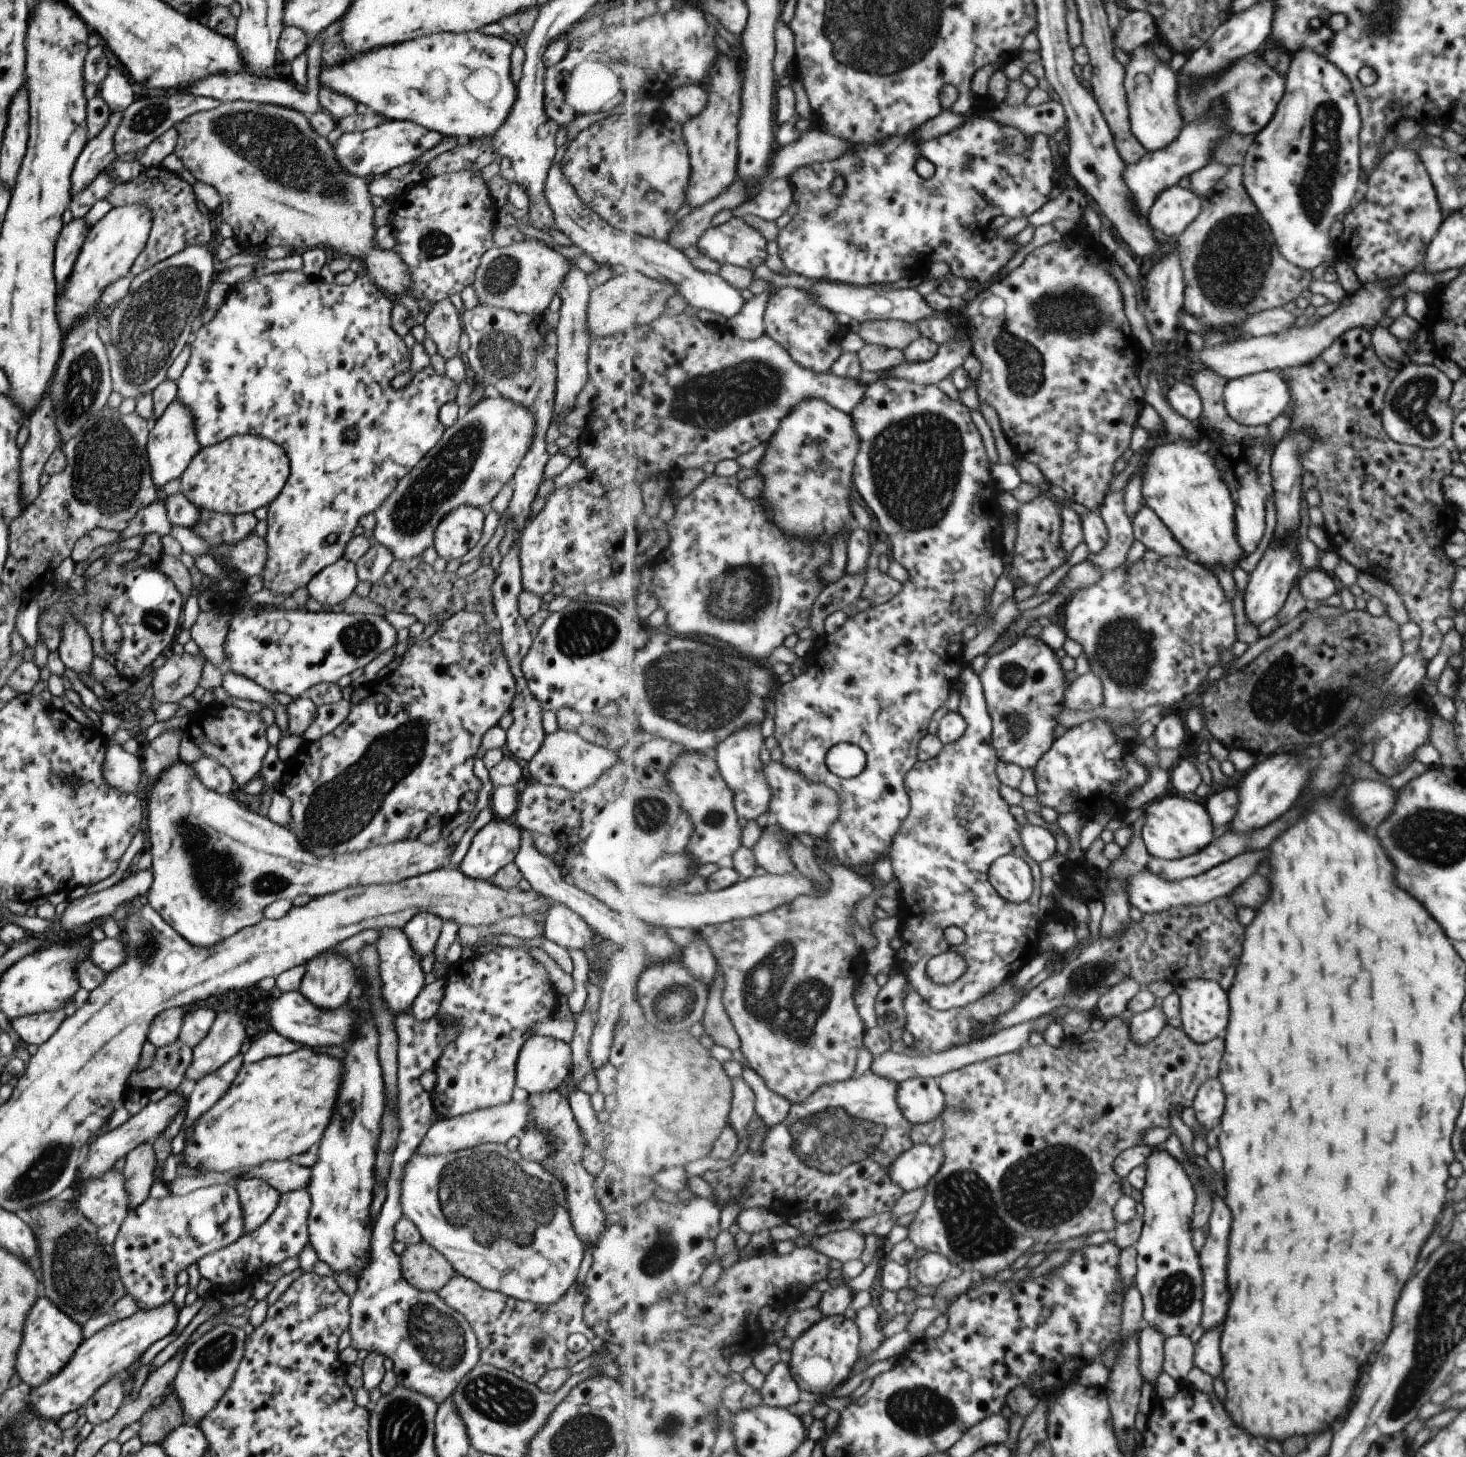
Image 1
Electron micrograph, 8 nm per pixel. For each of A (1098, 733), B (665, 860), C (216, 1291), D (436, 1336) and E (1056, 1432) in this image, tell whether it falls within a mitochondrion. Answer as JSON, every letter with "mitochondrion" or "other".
{"A":"other","B":"other","C":"other","D":"mitochondrion","E":"other"}

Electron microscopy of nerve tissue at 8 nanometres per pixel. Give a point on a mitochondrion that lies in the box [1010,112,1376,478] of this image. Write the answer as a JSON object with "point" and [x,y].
{"point":[1235,257]}

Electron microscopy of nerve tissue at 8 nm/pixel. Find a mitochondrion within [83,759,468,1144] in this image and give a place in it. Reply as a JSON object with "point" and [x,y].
{"point":[214,871]}

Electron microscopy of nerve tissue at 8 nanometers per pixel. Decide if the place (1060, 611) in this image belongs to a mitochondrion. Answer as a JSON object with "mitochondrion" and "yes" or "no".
{"mitochondrion":"no"}

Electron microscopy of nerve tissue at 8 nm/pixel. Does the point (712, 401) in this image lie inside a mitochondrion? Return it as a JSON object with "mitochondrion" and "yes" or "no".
{"mitochondrion":"yes"}

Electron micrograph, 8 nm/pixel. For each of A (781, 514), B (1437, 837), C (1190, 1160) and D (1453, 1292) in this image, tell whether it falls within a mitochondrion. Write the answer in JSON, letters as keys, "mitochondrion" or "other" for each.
{"A":"other","B":"mitochondrion","C":"other","D":"mitochondrion"}

